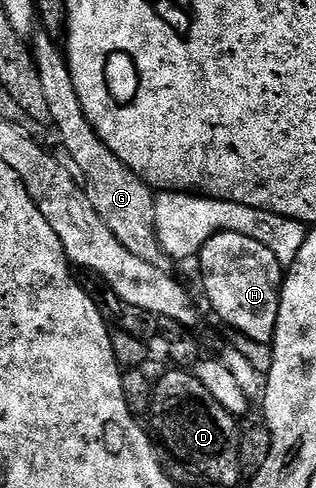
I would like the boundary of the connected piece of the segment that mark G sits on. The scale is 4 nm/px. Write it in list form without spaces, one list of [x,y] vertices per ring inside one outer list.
[[[40,30],[35,33],[34,55],[38,70],[38,75],[42,80],[43,93],[50,106],[52,117],[51,127],[60,135],[59,143],[74,158],[74,163],[78,165],[78,170],[82,170],[82,187],[90,198],[90,206],[98,210],[98,218],[110,226],[110,232],[130,254],[136,258],[142,258],[142,262],[150,262],[150,266],[158,266],[164,272],[172,272],[173,261],[168,259],[168,255],[162,250],[158,242],[158,234],[154,226],[154,202],[156,192],[149,188],[138,174],[134,174],[124,163],[119,160],[98,138],[94,126],[86,118],[86,110],[82,110],[82,102],[78,102],[78,80],[68,69],[69,57],[60,53],[57,41],[49,32]]]

